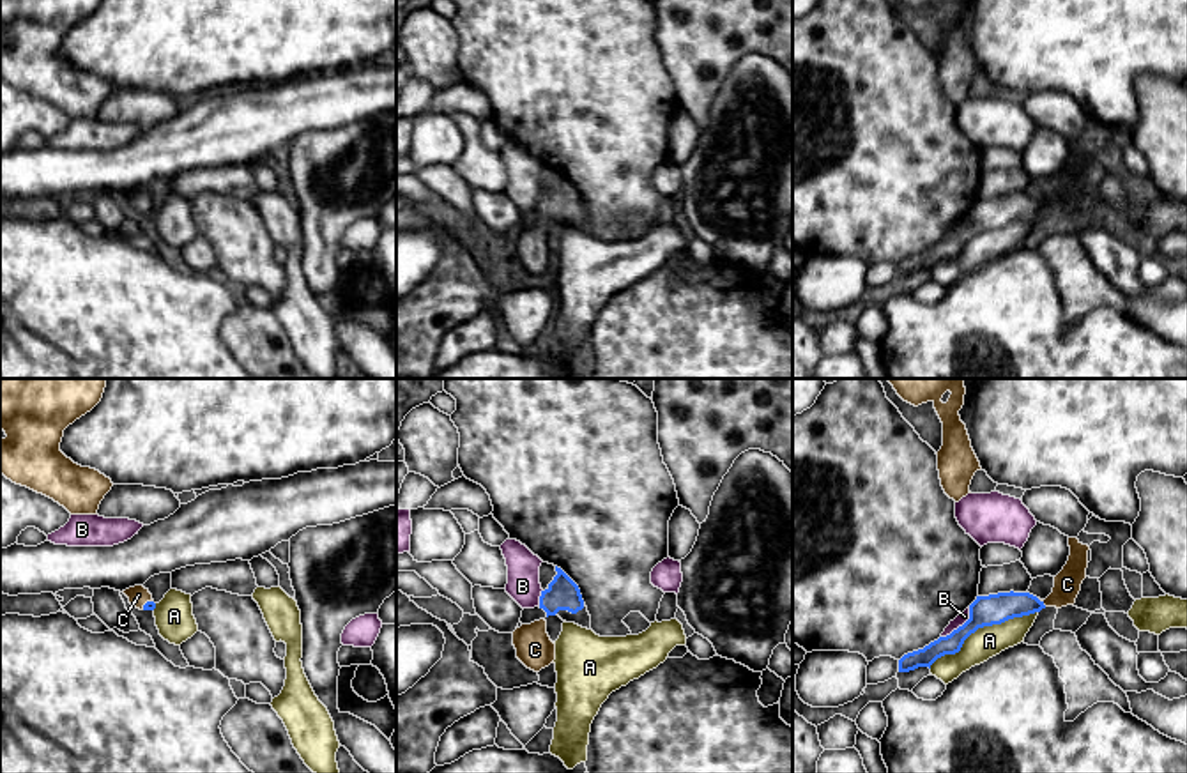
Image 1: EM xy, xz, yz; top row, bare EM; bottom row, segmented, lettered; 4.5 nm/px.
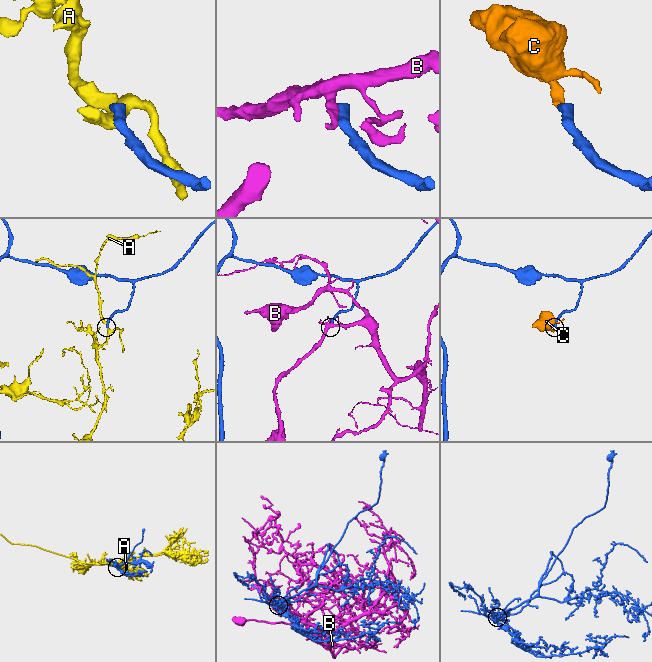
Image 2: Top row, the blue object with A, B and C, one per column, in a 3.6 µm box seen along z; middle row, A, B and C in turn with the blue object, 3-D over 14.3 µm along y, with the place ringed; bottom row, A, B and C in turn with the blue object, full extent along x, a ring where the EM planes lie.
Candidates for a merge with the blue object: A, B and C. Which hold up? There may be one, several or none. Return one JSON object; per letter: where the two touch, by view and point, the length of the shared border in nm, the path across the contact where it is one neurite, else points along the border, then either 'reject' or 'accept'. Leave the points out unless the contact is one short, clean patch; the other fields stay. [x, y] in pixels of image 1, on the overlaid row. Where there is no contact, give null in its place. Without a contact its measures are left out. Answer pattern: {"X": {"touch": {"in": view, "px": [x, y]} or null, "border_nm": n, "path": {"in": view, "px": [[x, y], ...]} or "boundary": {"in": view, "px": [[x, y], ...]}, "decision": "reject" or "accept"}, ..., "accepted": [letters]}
{"A": {"touch": {"in": "yz", "px": [980, 627]}, "border_nm": 550, "decision": "reject"}, "B": {"touch": {"in": "yz", "px": [959, 627]}, "border_nm": 190, "decision": "reject"}, "C": {"touch": {"in": "yz", "px": [1042, 602]}, "border_nm": 60, "path": {"in": "yz", "px": [[995, 609], [1012, 604], [1042, 602], [1067, 584]]}, "decision": "accept"}, "accepted": ["C"]}

